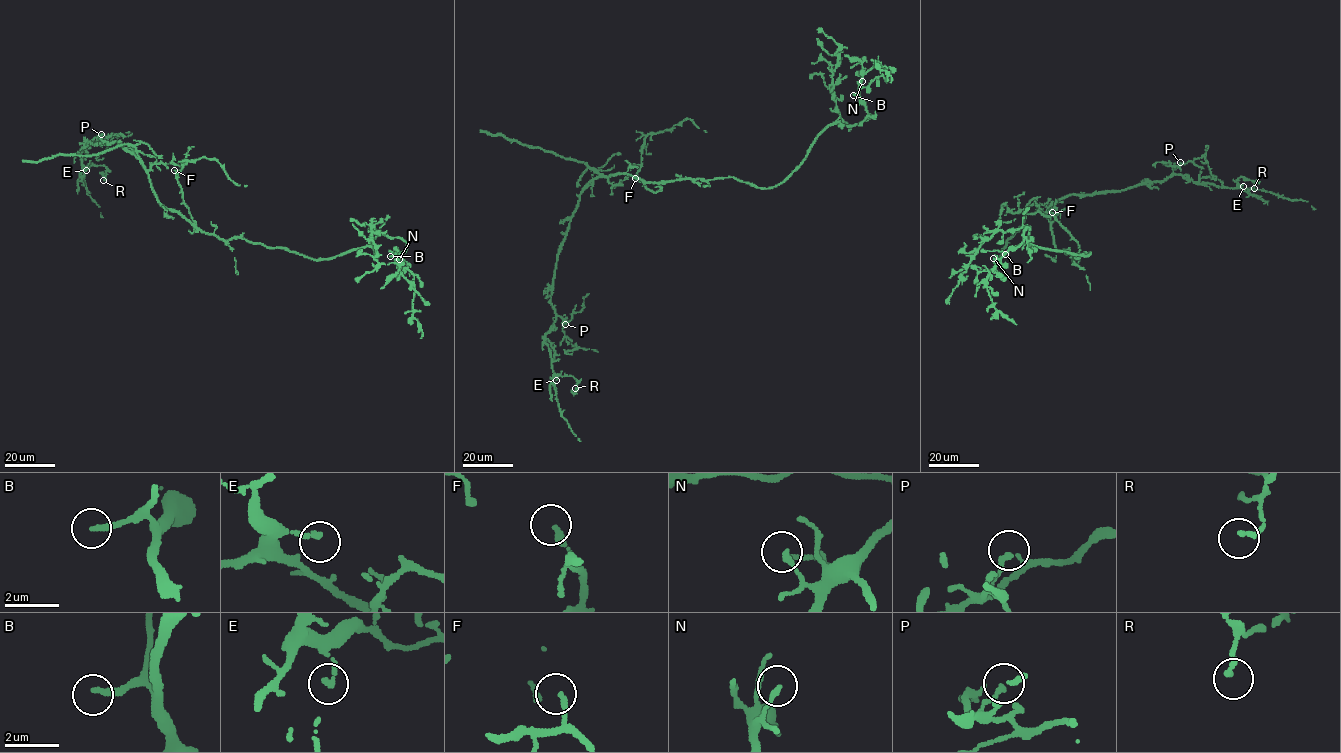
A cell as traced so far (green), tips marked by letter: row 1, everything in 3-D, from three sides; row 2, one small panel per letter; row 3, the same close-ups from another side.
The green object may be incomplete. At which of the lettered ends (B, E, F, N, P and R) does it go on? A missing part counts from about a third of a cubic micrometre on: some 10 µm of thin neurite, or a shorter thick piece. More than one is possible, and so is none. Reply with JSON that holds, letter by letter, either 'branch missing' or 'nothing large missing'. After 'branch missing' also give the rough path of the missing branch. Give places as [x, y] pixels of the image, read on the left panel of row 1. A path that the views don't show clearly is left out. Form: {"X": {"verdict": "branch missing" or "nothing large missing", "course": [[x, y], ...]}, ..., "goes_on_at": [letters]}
{"B": {"verdict": "branch missing"}, "E": {"verdict": "nothing large missing"}, "F": {"verdict": "nothing large missing"}, "N": {"verdict": "nothing large missing"}, "P": {"verdict": "nothing large missing"}, "R": {"verdict": "nothing large missing"}, "goes_on_at": ["B"]}

